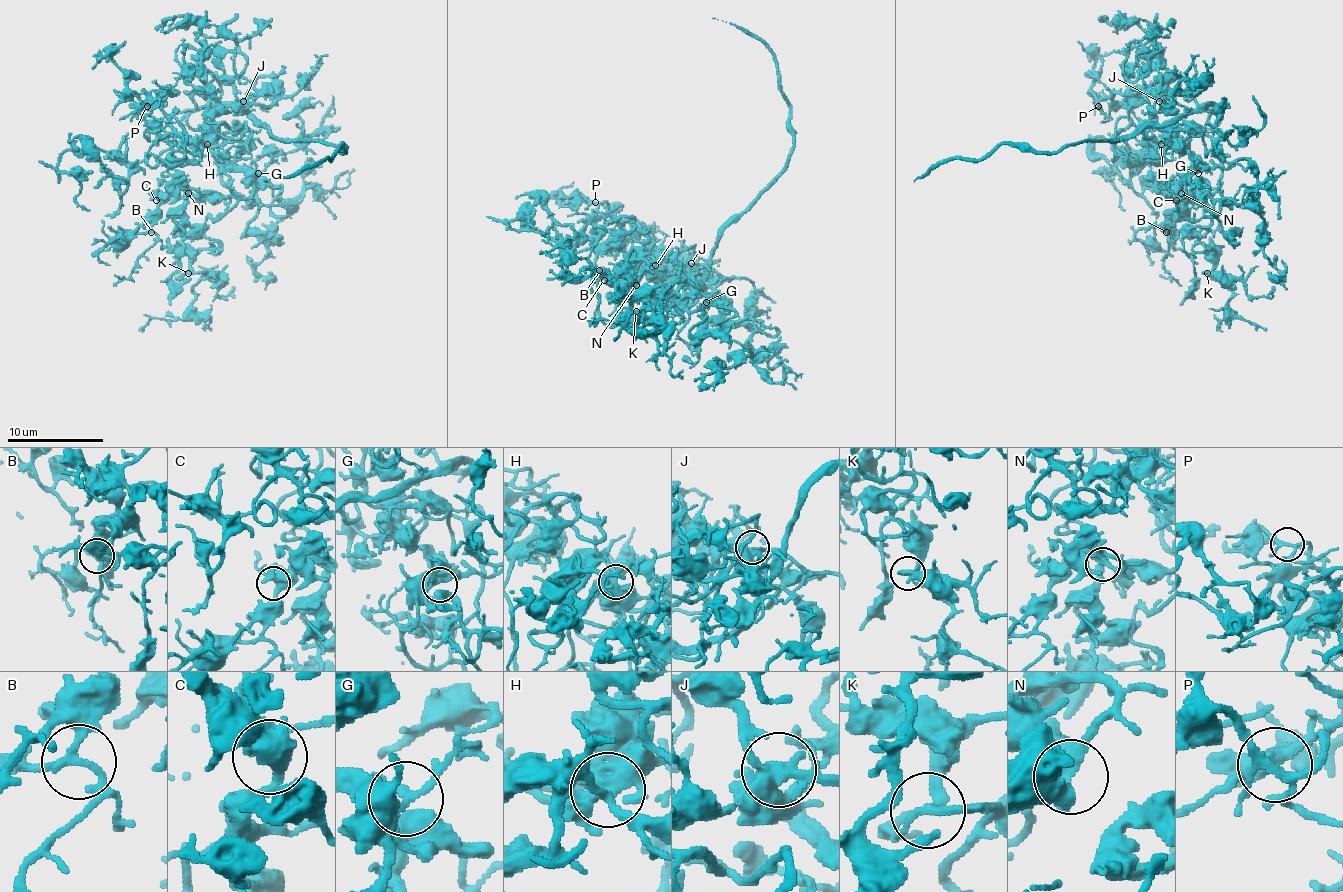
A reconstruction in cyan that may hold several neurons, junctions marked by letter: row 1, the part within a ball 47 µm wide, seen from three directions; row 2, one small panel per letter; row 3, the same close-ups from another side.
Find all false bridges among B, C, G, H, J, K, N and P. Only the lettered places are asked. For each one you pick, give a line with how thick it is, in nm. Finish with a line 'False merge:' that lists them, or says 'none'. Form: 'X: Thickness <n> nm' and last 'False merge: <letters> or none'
False merge: none

